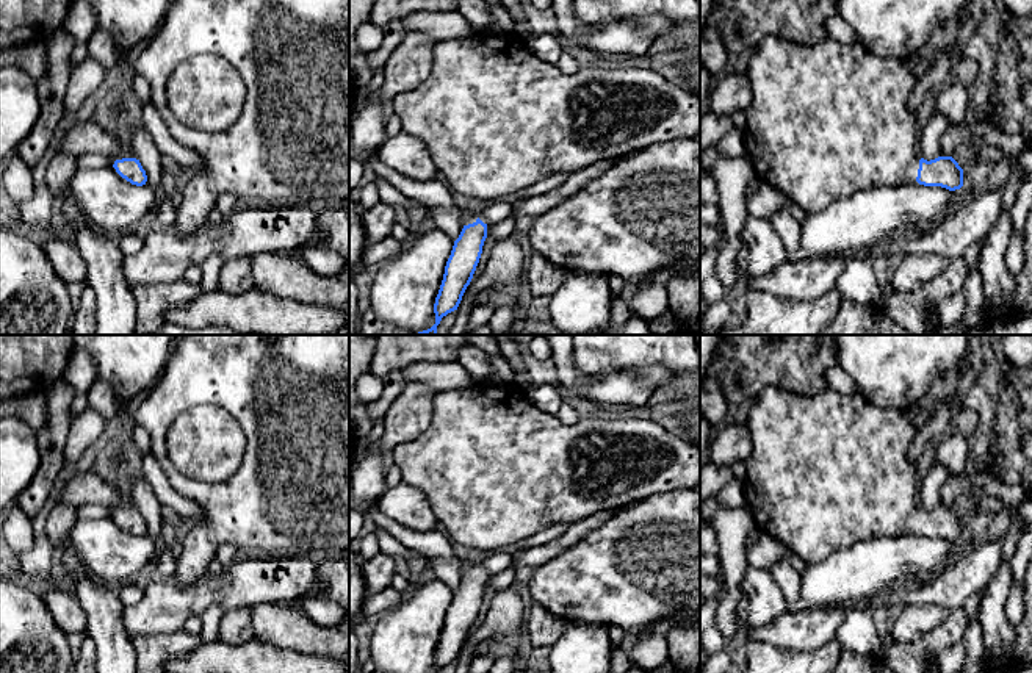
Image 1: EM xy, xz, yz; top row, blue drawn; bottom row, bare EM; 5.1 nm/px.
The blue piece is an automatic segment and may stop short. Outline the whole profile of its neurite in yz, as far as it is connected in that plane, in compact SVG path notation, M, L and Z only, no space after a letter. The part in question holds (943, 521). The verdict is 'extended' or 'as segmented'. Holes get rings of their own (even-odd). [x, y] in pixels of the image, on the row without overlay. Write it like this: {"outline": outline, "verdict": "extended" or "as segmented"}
{"outline": "M766 387L758 398L750 402L750 408L742 418L749 426L752 435L752 454L745 460L747 479L745 479L745 501L755 518L755 527L760 532L770 535L780 542L786 549L796 552L806 565L819 563L830 554L853 546L860 540L871 537L897 537L918 532L924 537L941 537L949 542L960 540L963 537L963 520L952 507L938 507L935 510L924 510L915 504L915 485L916 485L916 465L908 459L908 449L918 434L910 419L902 410L882 408L868 402L861 394L841 394L836 390L827 387L817 394L797 394L777 387Z", "verdict": "extended"}

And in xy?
{"outline": "M136 509L116 510L113 518L122 529L130 532L132 535L143 537L147 532L146 521Z", "verdict": "as segmented"}

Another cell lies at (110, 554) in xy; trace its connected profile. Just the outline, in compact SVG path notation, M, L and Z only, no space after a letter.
M113 516L77 518L67 542L81 567L99 582L128 582L155 554L155 540L147 534L132 535Z

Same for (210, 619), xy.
M219 606L207 607L200 617L200 639L205 643L213 643L219 639L219 624L224 615L224 609Z

